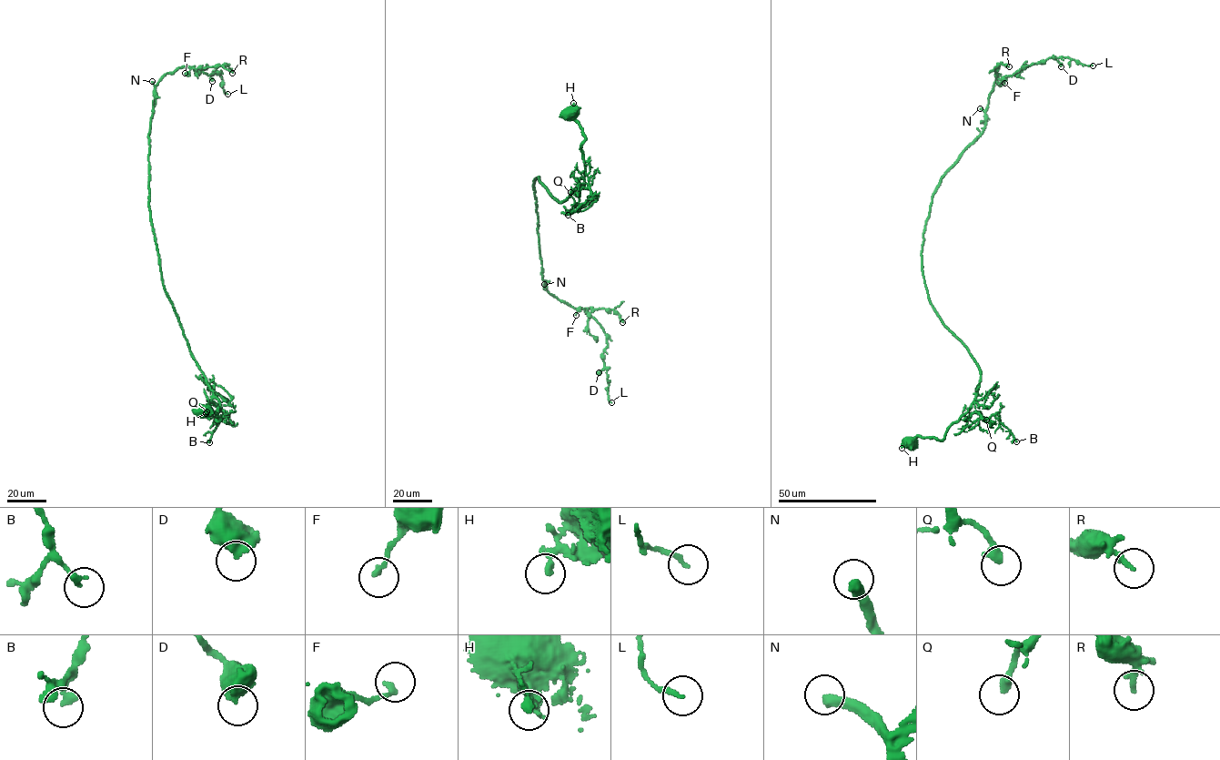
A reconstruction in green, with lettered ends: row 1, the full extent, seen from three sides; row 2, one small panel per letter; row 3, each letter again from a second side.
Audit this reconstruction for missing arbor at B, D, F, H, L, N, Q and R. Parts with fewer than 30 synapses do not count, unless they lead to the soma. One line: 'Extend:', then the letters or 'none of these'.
Extend: N

